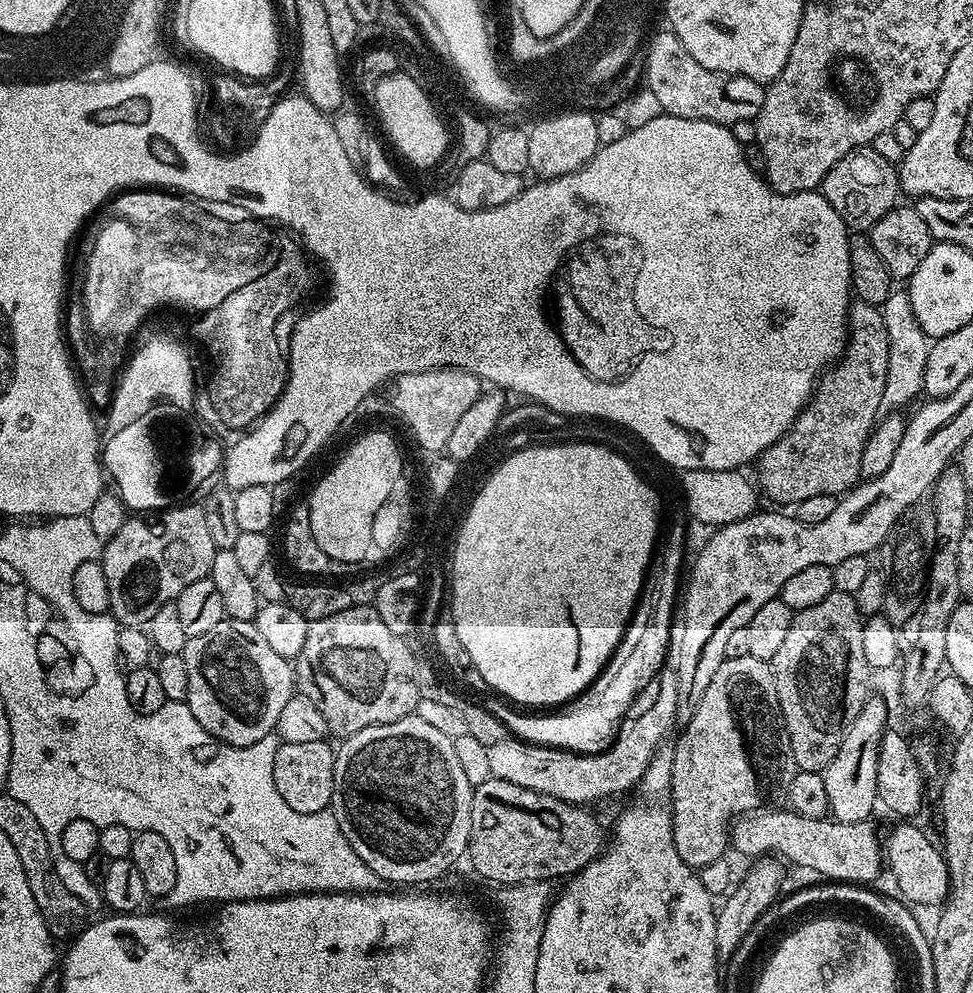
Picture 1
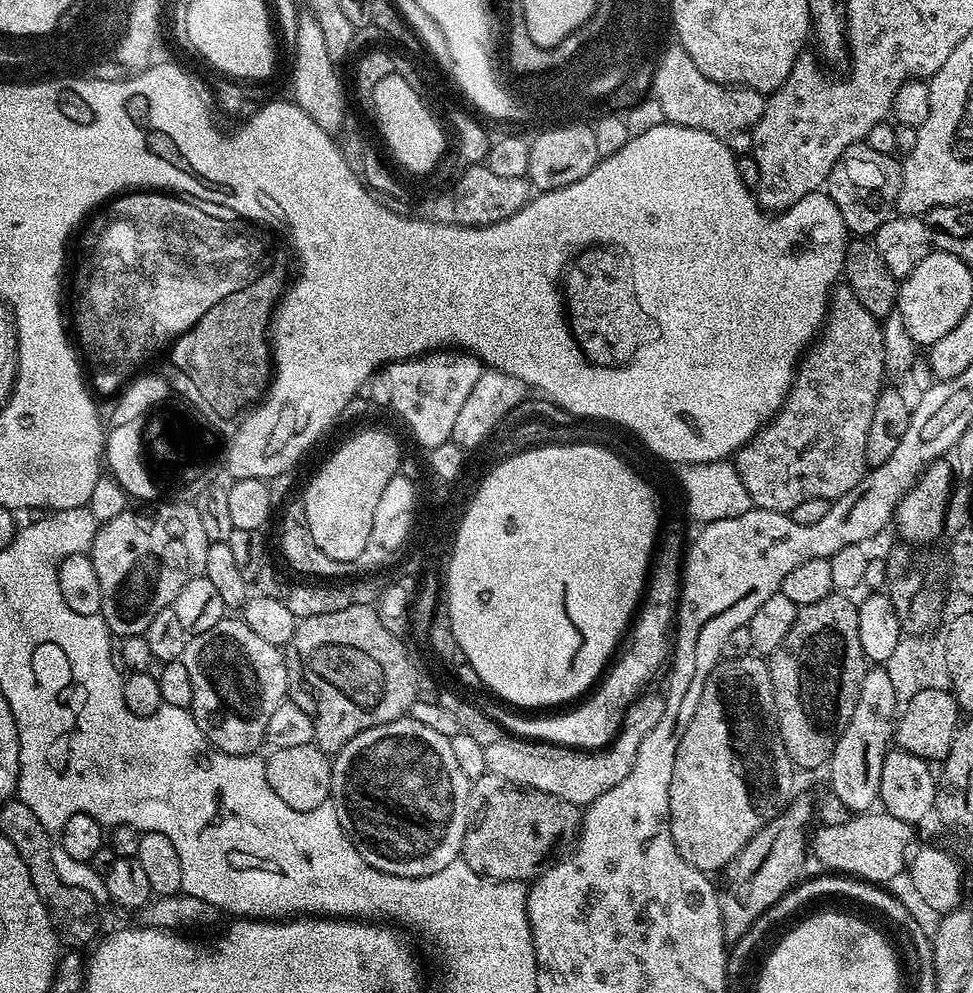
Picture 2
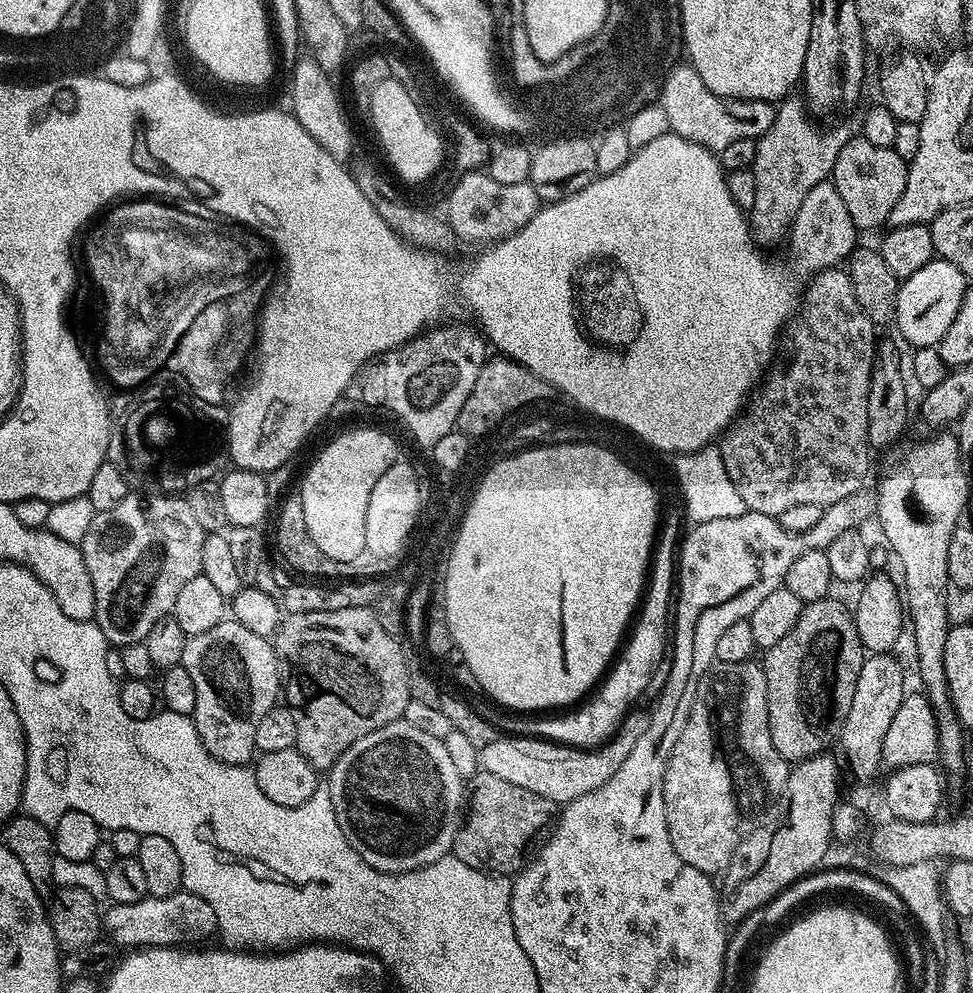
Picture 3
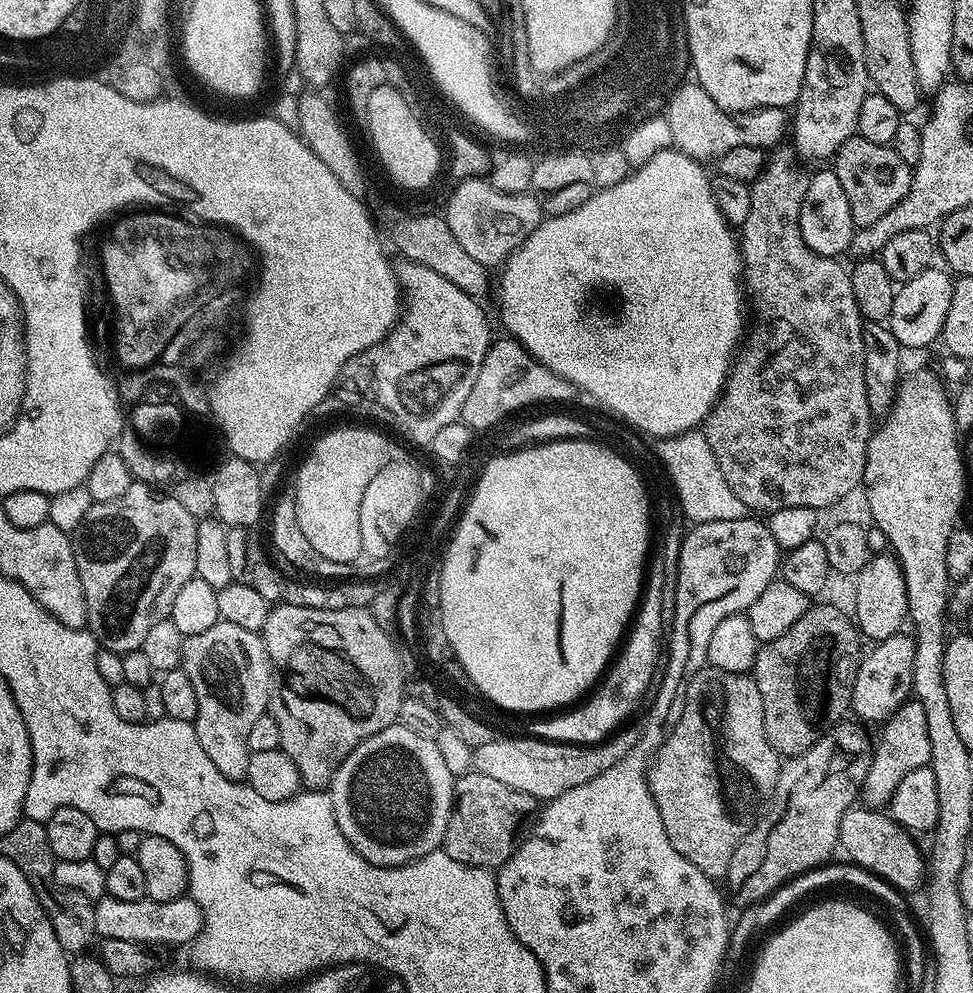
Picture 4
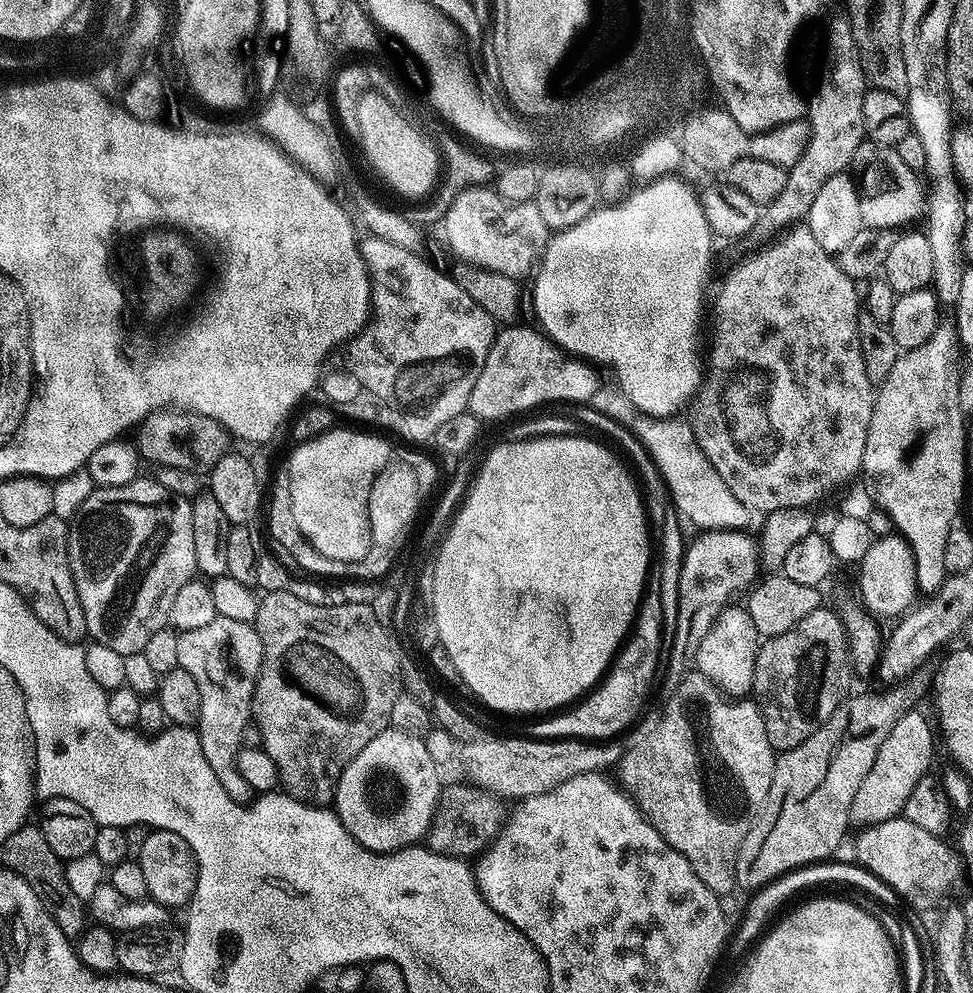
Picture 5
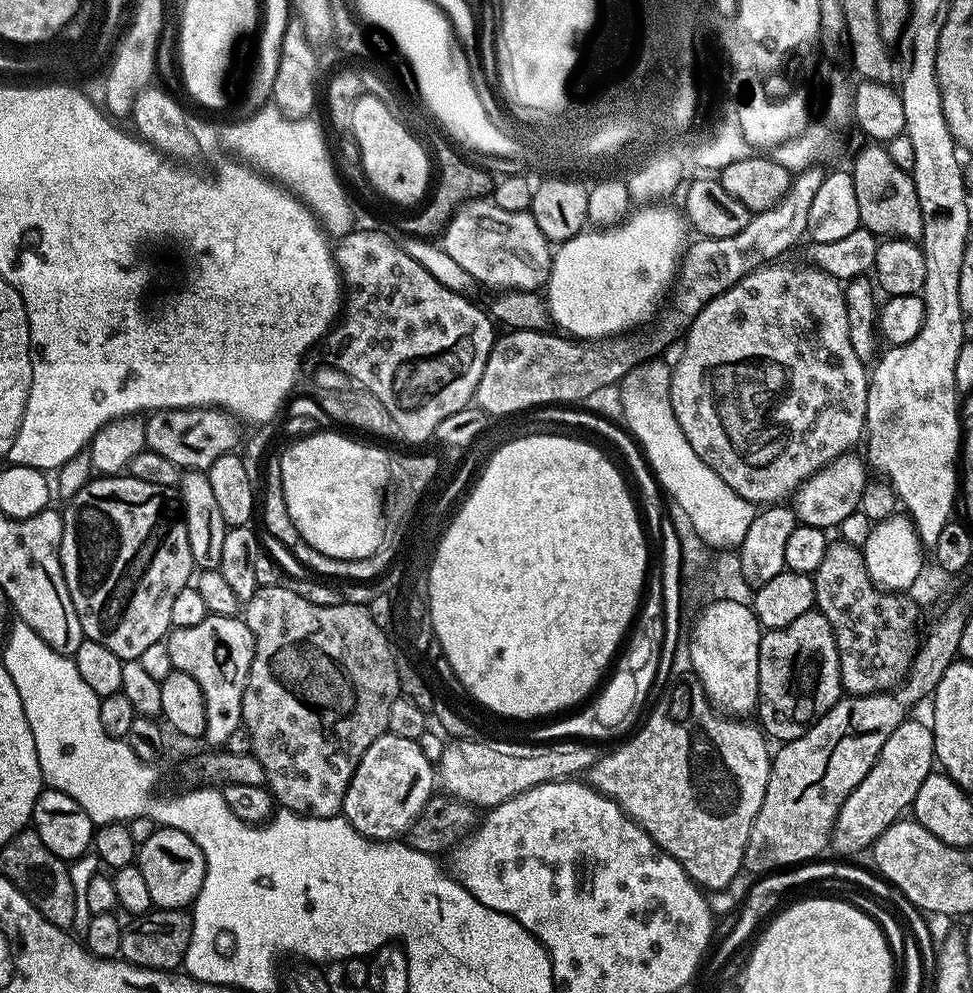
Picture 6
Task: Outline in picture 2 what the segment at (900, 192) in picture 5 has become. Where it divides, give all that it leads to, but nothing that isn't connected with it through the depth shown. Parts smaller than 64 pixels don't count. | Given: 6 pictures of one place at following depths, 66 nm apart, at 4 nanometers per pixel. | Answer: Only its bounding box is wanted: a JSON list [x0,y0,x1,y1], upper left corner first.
[826,142,901,238]

